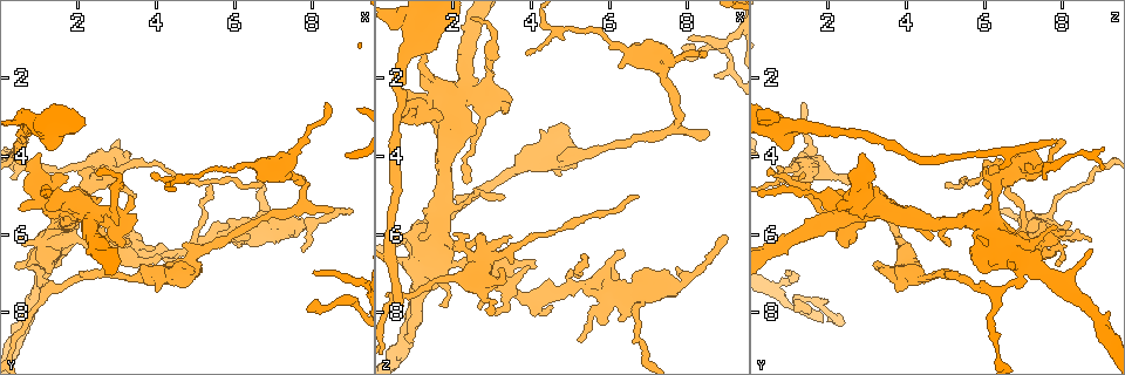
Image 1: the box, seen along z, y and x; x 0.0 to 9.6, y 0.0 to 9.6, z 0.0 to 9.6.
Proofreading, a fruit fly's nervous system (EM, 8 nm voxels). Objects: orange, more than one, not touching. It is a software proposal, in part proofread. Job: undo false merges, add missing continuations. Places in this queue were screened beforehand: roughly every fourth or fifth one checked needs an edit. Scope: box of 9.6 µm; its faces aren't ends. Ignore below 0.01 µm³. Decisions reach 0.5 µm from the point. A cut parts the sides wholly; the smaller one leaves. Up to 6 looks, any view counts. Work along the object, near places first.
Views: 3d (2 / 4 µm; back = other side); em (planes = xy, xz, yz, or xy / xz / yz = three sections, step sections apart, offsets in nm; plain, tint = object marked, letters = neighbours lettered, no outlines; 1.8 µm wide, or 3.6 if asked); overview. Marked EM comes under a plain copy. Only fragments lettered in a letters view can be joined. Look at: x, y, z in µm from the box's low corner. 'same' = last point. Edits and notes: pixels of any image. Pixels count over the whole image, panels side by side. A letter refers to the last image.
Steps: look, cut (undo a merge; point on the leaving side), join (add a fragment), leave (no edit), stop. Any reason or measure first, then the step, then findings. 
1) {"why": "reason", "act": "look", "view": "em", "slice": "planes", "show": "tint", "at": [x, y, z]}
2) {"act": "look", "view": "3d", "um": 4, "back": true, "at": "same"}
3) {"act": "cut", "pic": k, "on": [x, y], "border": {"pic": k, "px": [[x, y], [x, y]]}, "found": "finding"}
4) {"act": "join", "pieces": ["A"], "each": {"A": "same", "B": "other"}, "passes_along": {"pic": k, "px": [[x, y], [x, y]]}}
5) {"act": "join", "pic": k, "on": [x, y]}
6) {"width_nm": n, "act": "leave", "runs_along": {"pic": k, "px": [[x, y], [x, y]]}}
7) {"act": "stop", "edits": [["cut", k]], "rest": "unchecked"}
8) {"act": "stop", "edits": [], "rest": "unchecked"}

{"why": "four or more arms meet", "act": "look", "view": "em", "um": 3.6, "slice": "xz", "step": 4, "show": "tint", "at": [2.60, 5.50, 2.65]}

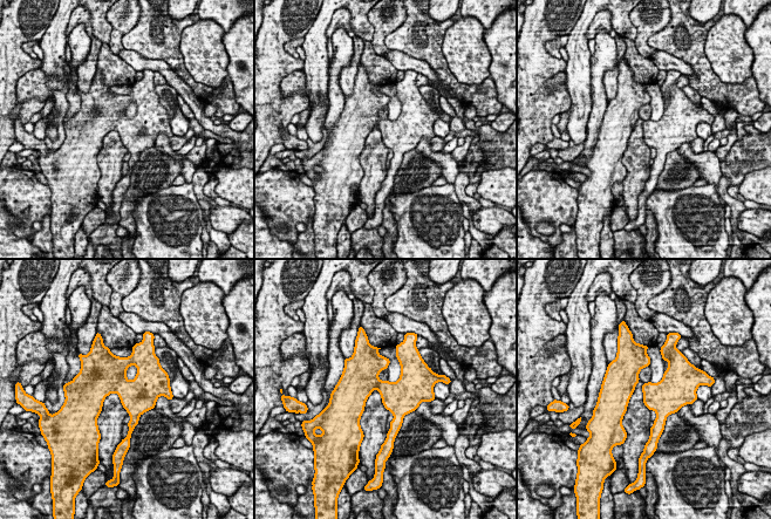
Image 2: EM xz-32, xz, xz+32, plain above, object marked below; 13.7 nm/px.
{"act": "look", "view": "em", "um": 3.6, "slice": "planes", "show": "tint", "at": "same"}

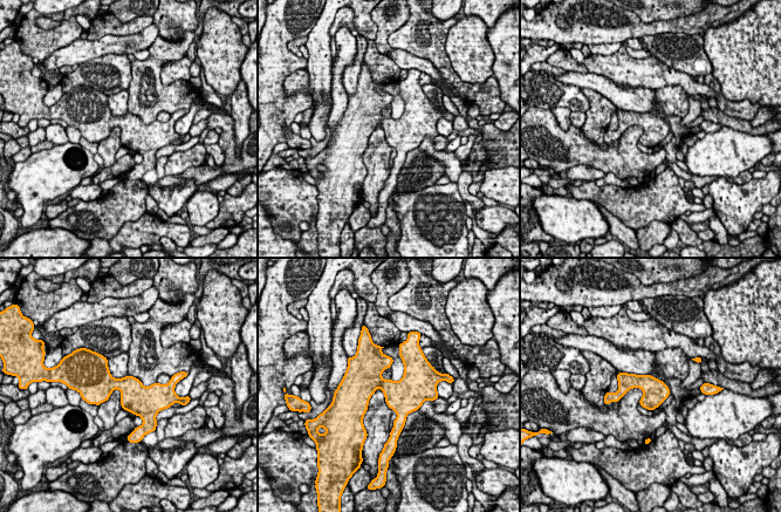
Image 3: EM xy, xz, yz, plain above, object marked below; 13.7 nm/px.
{"act": "look", "view": "em", "um": 3.6, "slice": "planes", "show": "letters", "at": "same"}

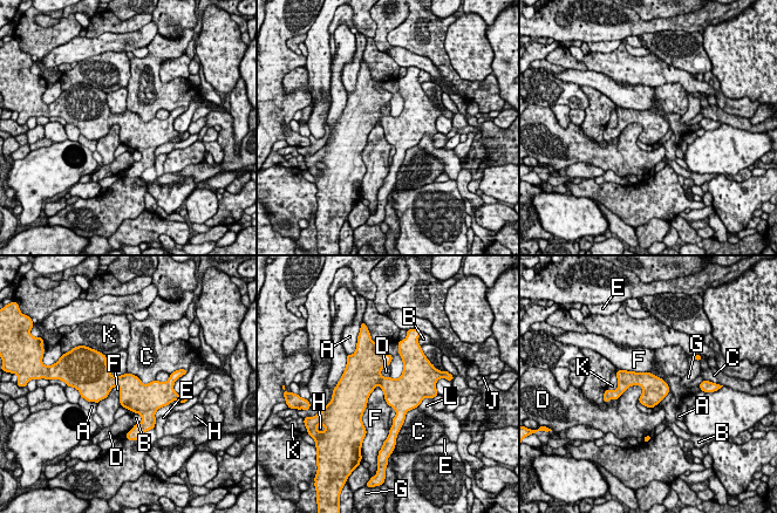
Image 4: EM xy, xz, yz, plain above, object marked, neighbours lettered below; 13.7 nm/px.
{"act": "leave", "each": {"A": "other", "B": "other", "C": "other", "D": "other", "E": "other", "F": "other", "G": "other", "H": "other", "J": "other", "K": "other", "L": "other"}, "found": "continuous, no second neuron"}

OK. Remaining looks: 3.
{"why": "thick turns thin", "act": "look", "view": "3d", "um": 2, "back": true, "at": [5.05, 6.40, 3.95]}

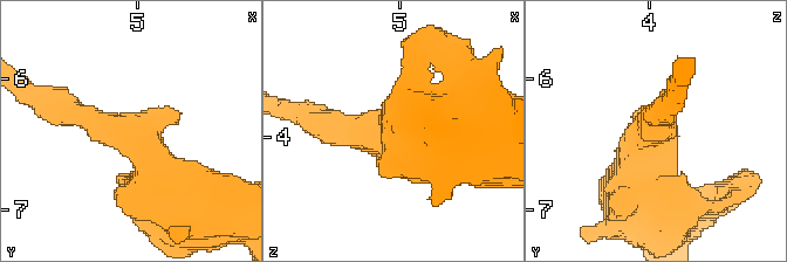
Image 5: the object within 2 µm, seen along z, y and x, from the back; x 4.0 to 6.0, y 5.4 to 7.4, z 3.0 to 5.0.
{"arm_widths_nm": [220, 500], "act": "look", "view": "em", "slice": "planes", "show": "letters", "at": [5.06, 6.40, 4.00]}

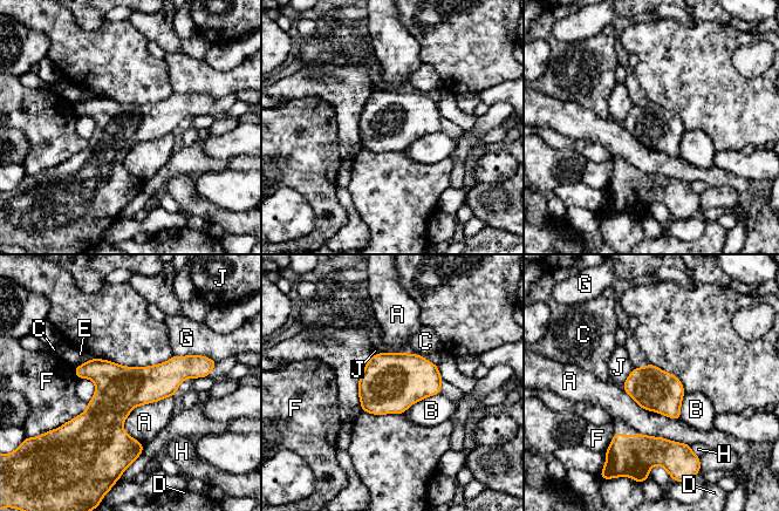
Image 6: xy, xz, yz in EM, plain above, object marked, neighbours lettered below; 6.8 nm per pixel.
{"act": "leave", "each": {"A": "other", "B": "other", "C": "other", "D": "other", "E": "other", "F": "other", "G": "other", "H": "other", "J": "other"}, "border": {"pic": 6, "px": [[172, 395], [136, 406], [123, 430]]}, "found": "one neuron here"}

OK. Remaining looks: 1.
{"why": "branch stops here", "act": "look", "view": "em", "slice": "xz", "step": 4, "show": "letters", "at": [8.50, 5.35, 3.50]}

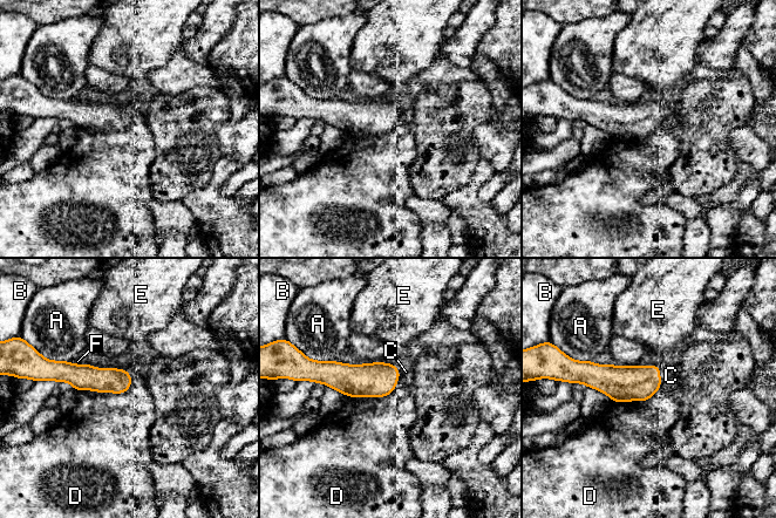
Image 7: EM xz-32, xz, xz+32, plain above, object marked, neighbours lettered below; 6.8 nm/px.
{"act": "join", "pieces": ["C"], "each": {"A": "other", "B": "other", "C": "same", "D": "other", "E": "other", "F": "other"}, "found": "it goes on there"}

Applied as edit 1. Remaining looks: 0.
{"act": "stop", "edits": [["join", 7]], "rest": "unchecked"}

